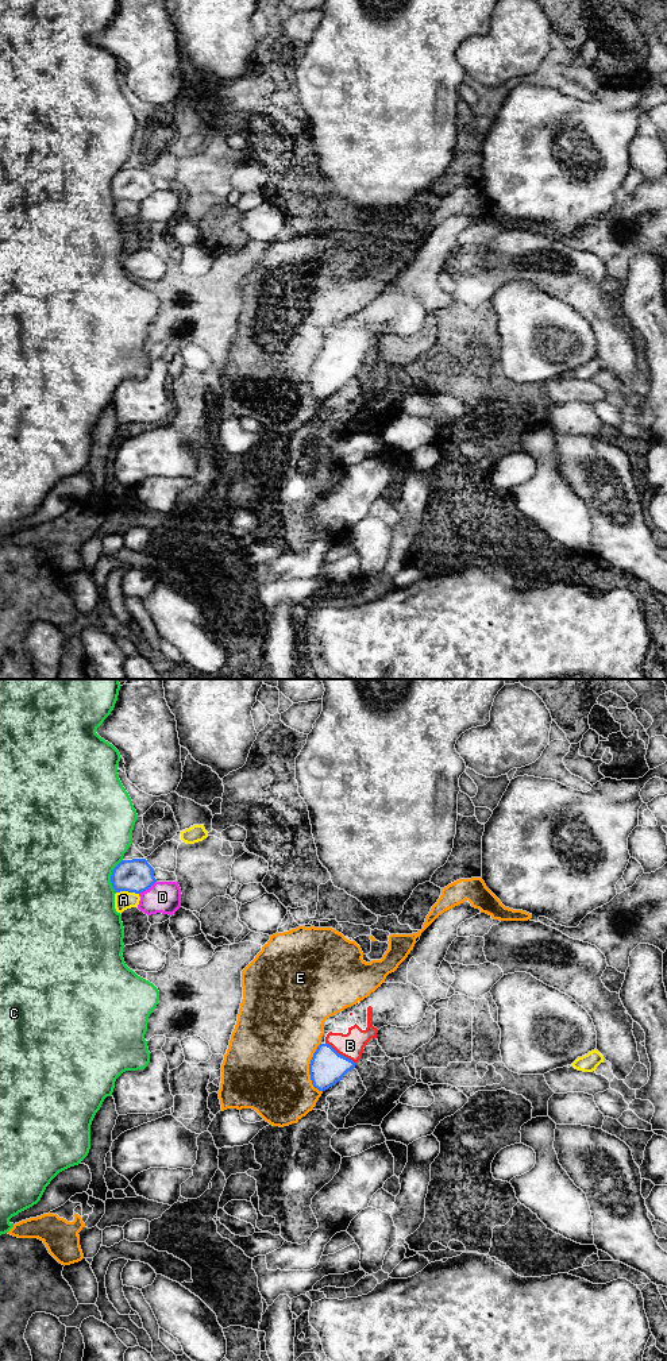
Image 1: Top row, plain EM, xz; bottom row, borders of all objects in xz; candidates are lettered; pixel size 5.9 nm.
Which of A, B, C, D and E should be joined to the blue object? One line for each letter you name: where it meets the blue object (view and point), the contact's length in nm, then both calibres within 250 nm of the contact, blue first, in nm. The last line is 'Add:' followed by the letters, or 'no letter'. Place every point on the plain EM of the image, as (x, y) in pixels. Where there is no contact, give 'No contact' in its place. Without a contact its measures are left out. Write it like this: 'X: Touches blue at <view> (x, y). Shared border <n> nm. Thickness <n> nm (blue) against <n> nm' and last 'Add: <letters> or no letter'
B: Touches blue at xz (340, 363). Shared border 220 nm. Thickness 220 nm (blue) against 150 nm
Add: B

